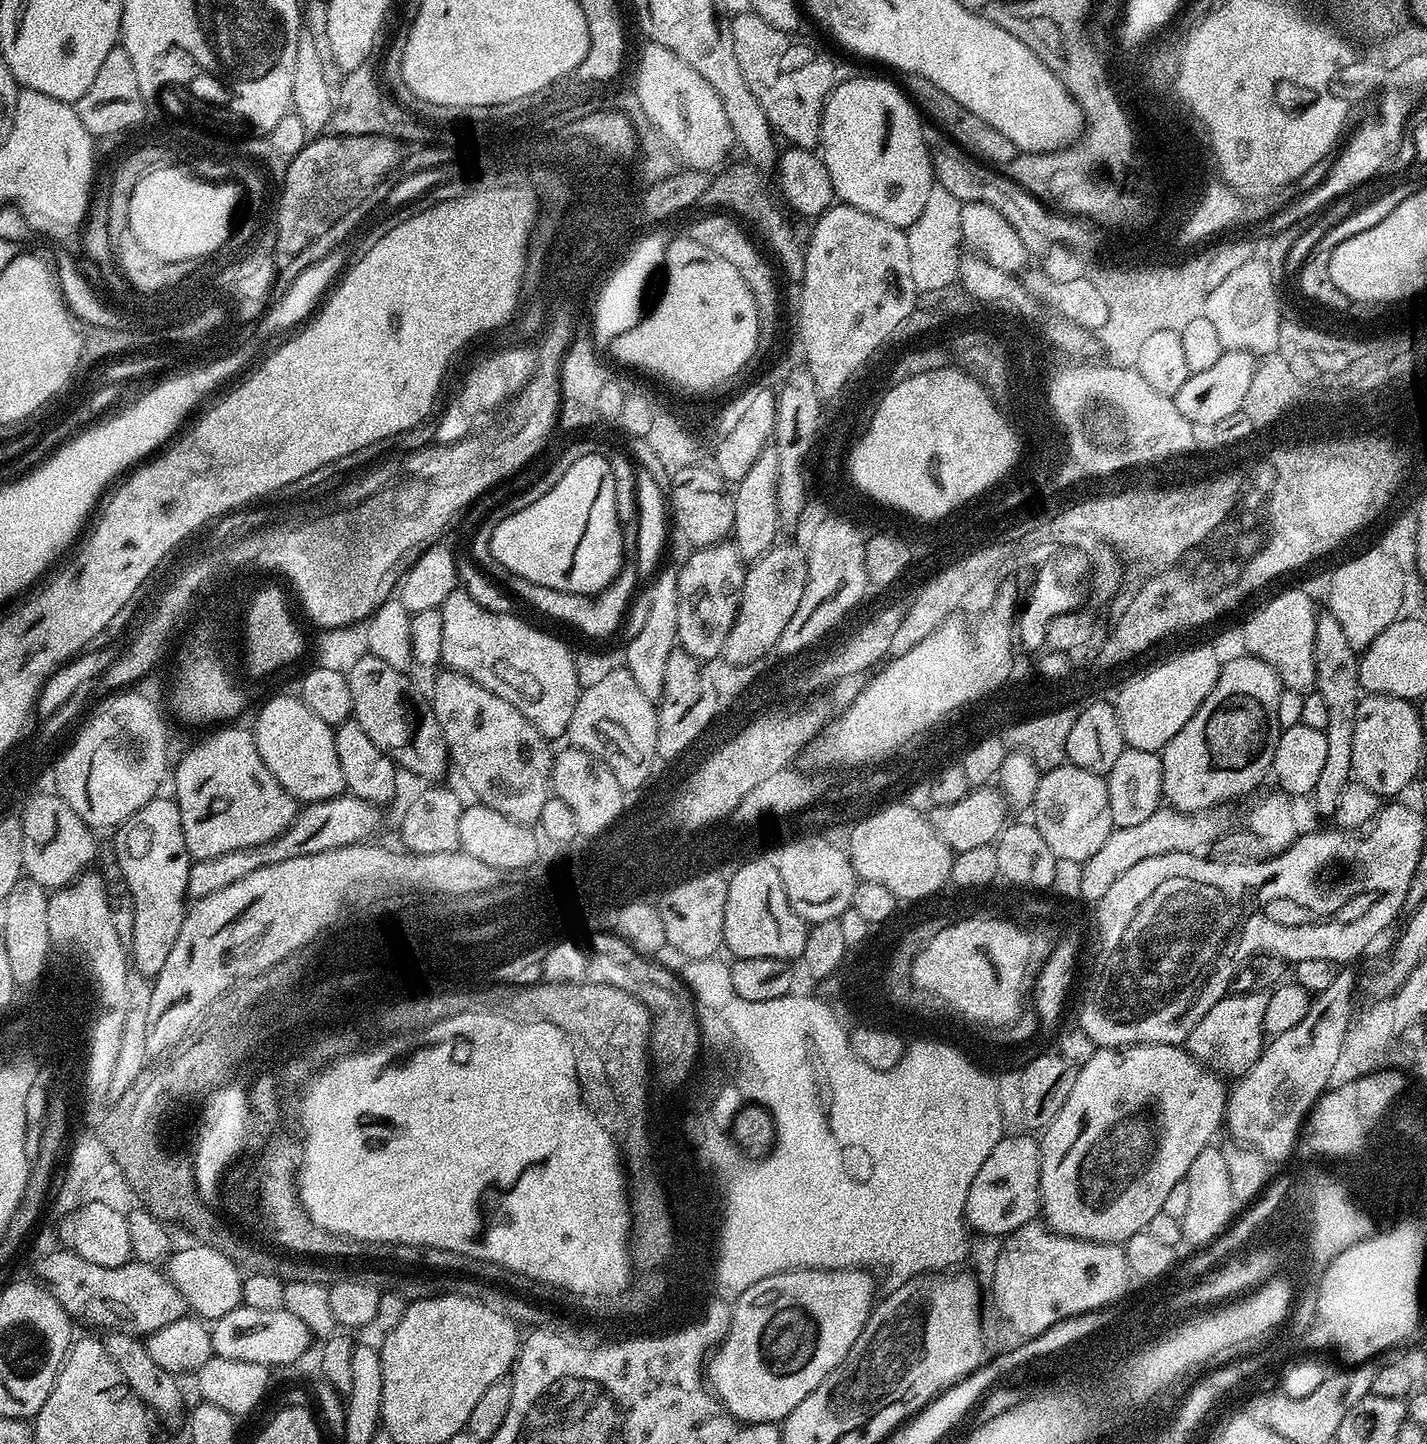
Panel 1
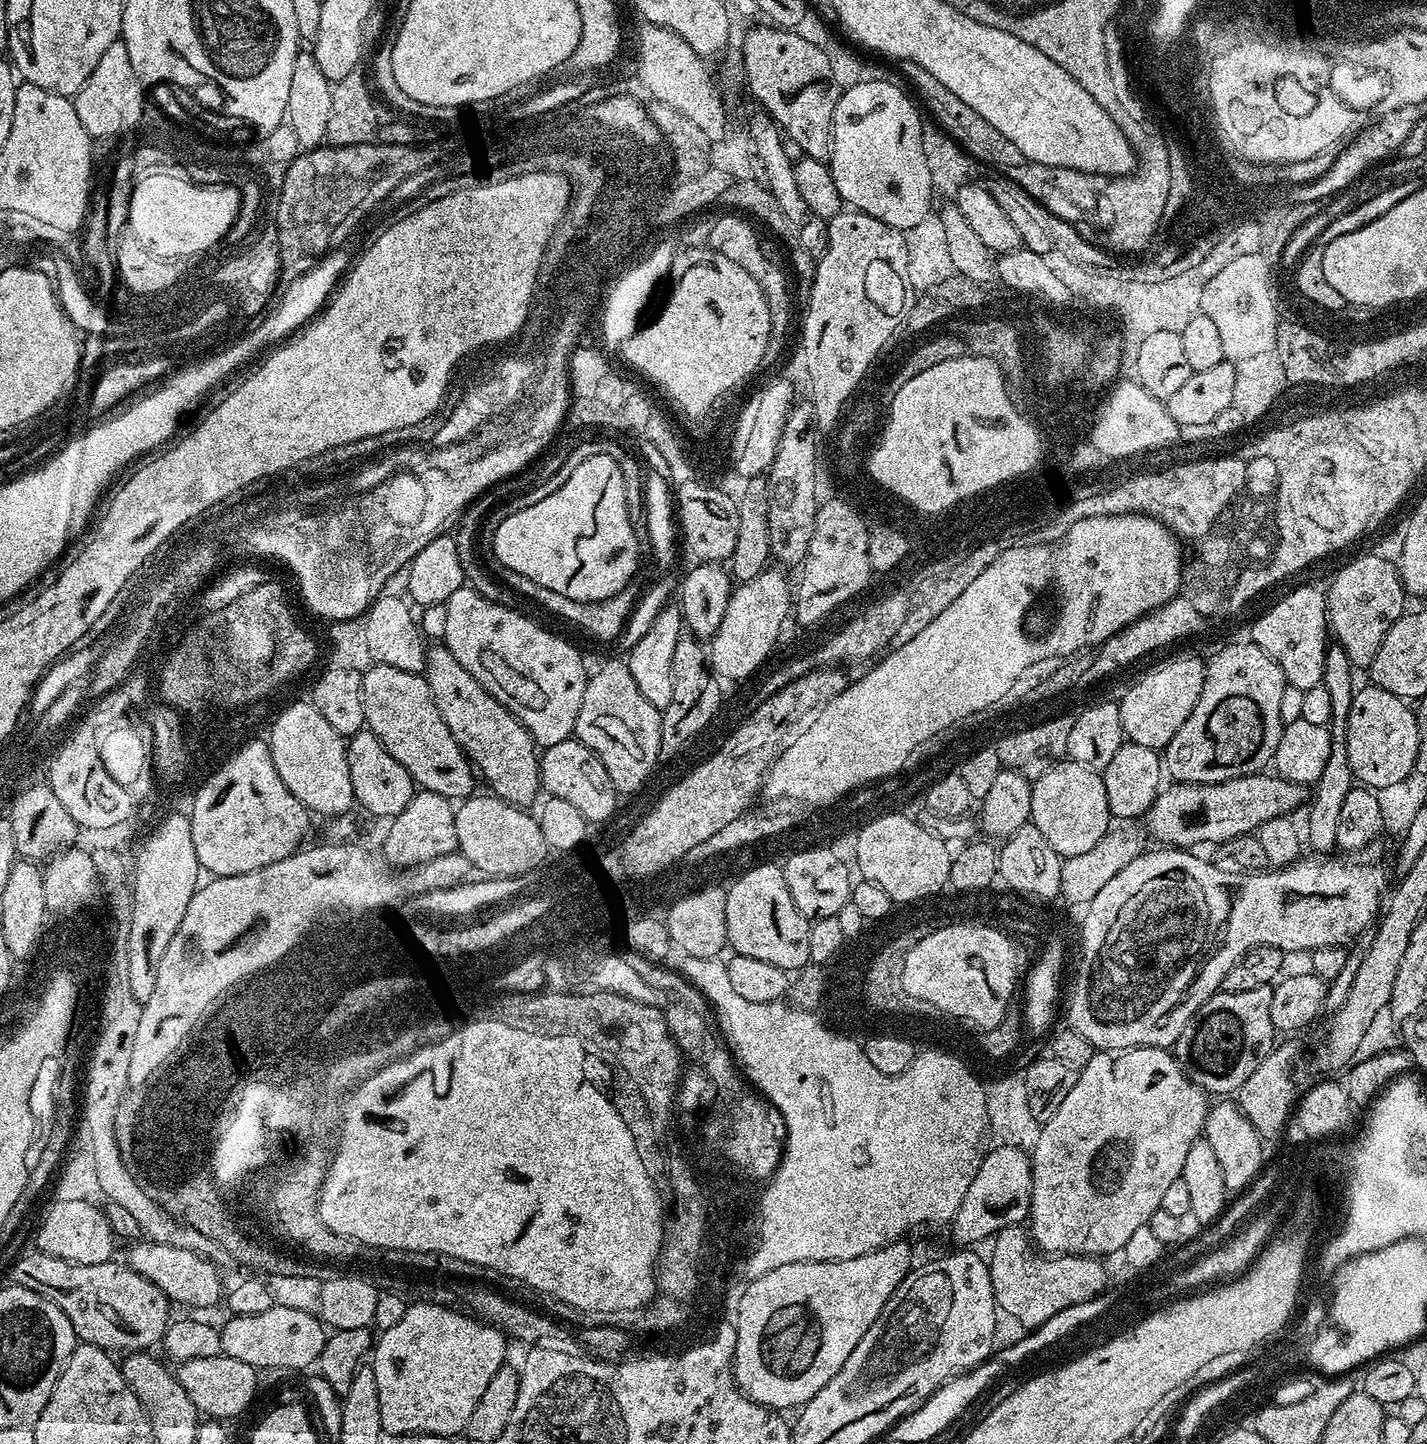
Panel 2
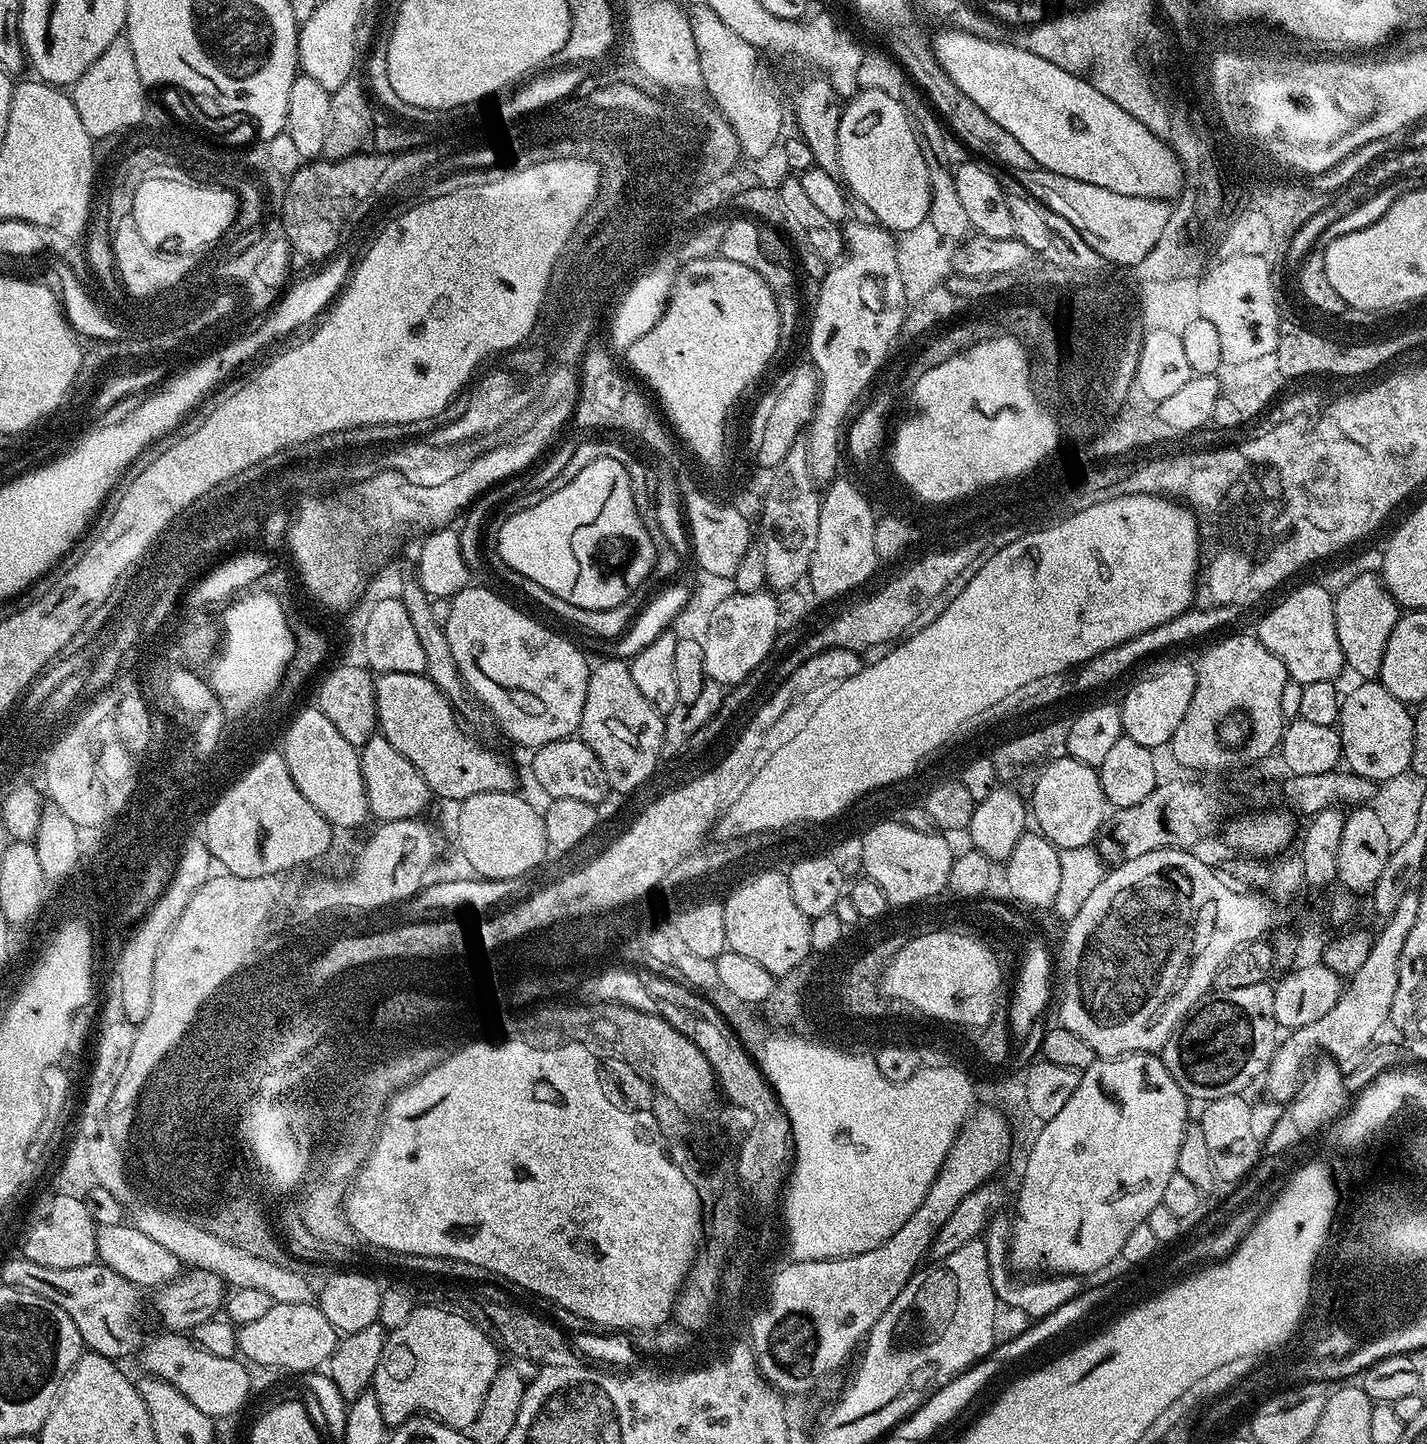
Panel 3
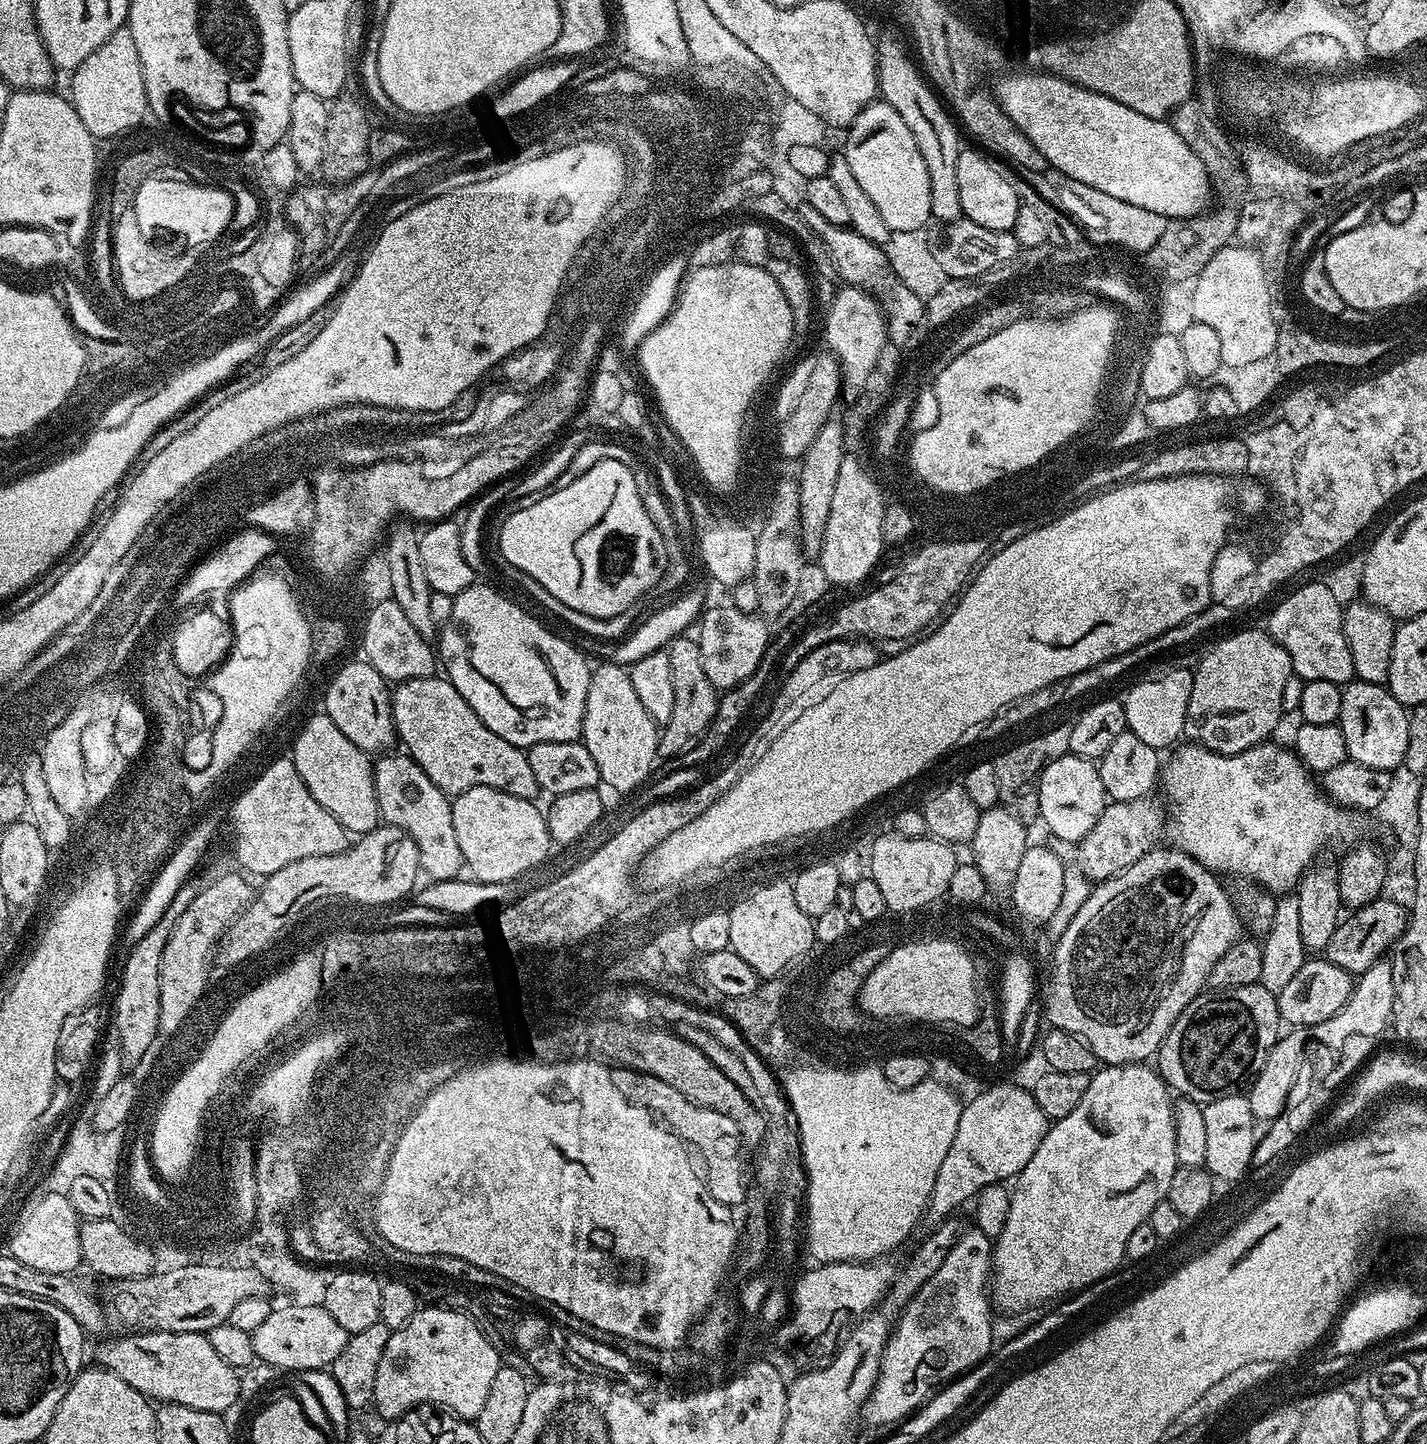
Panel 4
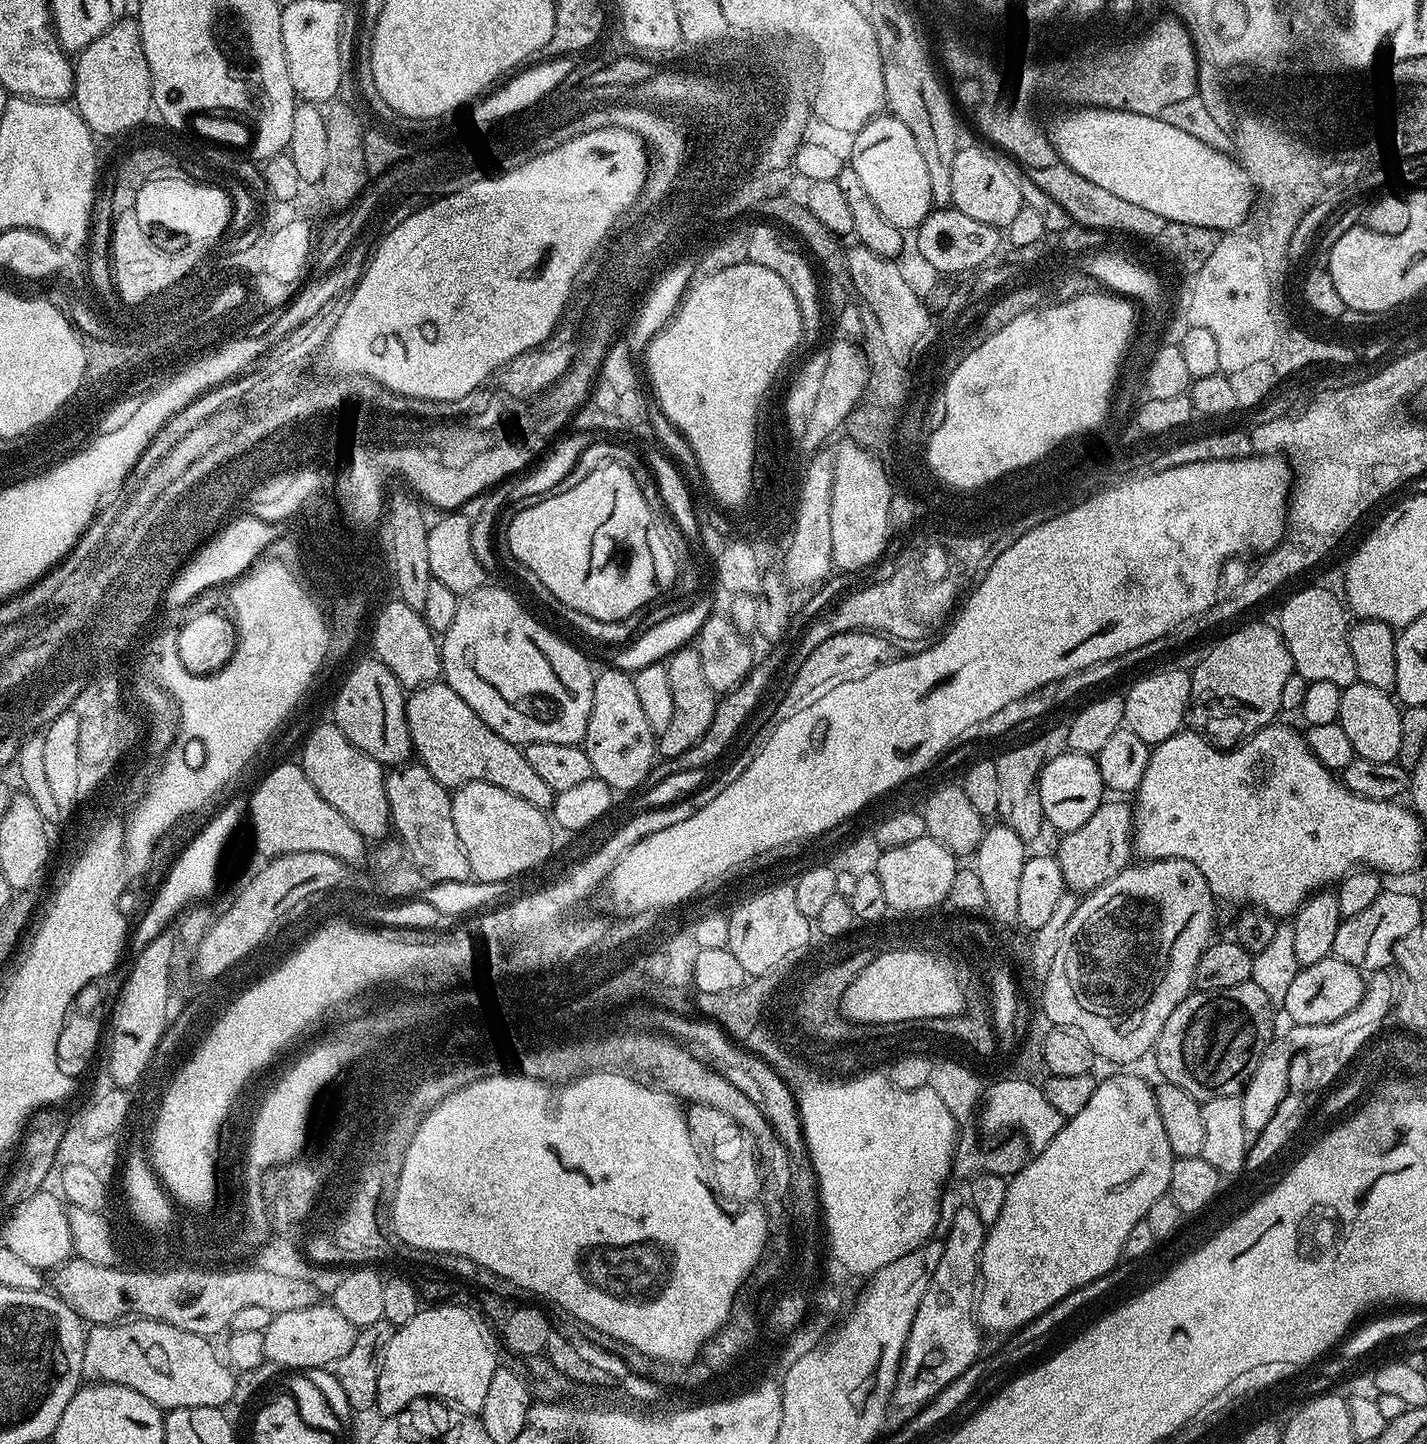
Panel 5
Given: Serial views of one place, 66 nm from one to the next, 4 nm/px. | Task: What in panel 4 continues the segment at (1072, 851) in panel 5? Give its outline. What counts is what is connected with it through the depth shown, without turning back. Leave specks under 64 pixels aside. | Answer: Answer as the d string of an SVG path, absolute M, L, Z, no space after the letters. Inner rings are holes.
M1151 795L1134 798L1130 802L1113 800L1105 803L1104 813L1098 818L1094 830L1075 845L1075 867L1084 871L1089 881L1099 882L1116 876L1122 870L1134 866L1138 858L1157 847L1166 823L1166 808L1163 803L1152 800Z

